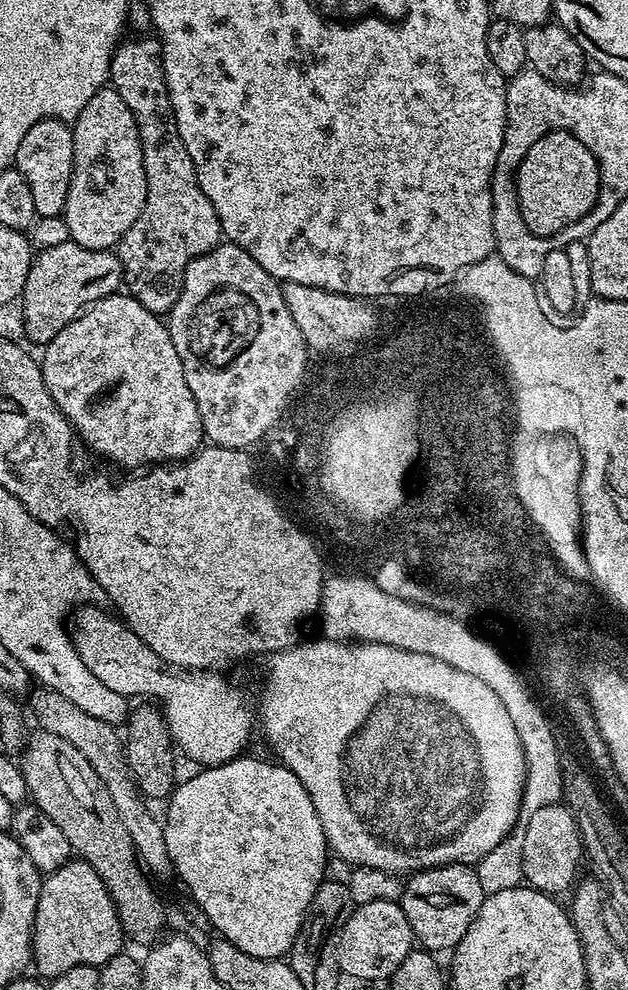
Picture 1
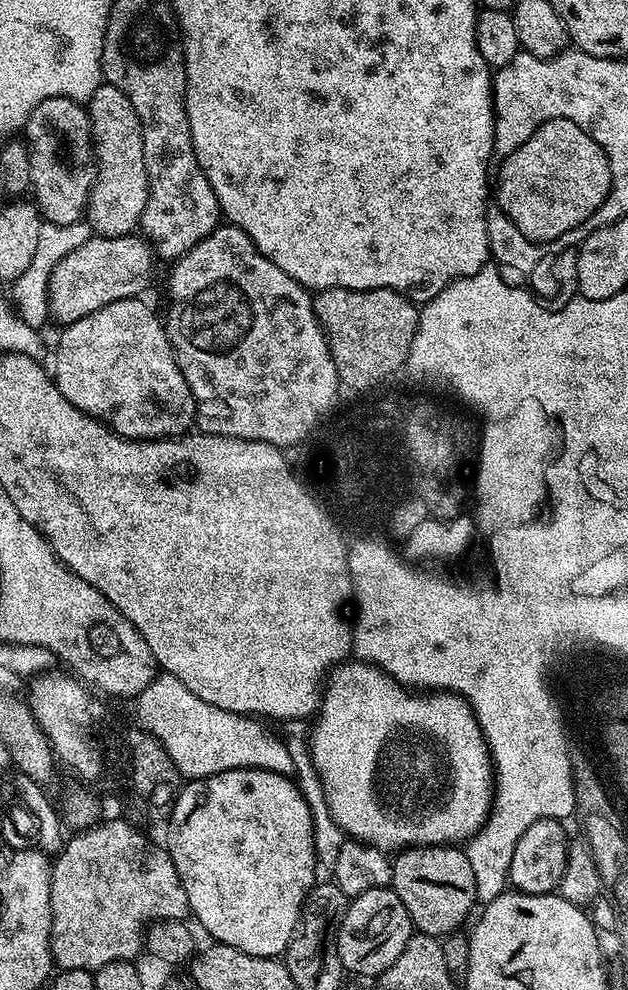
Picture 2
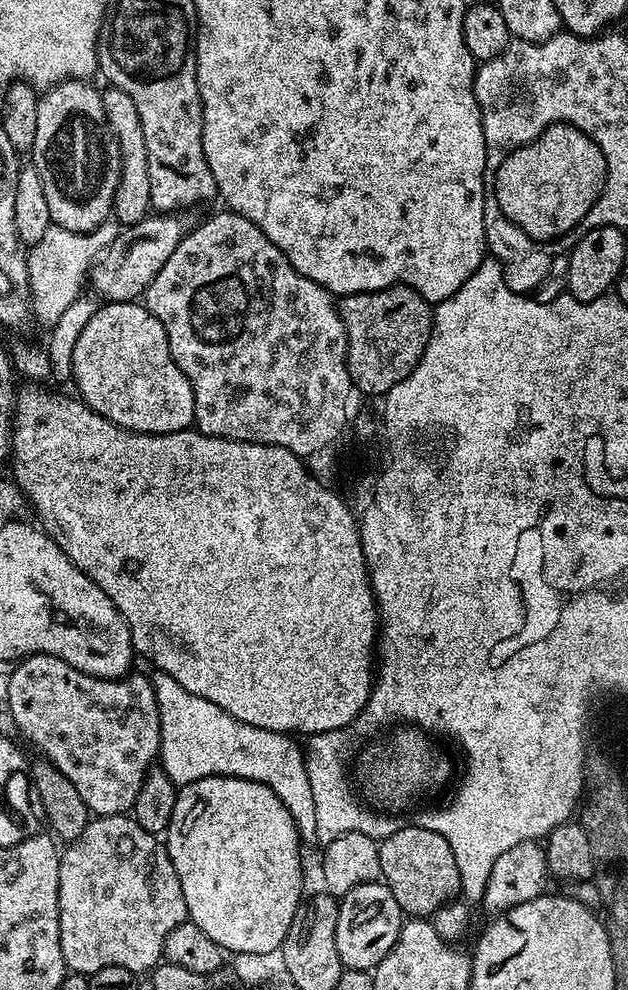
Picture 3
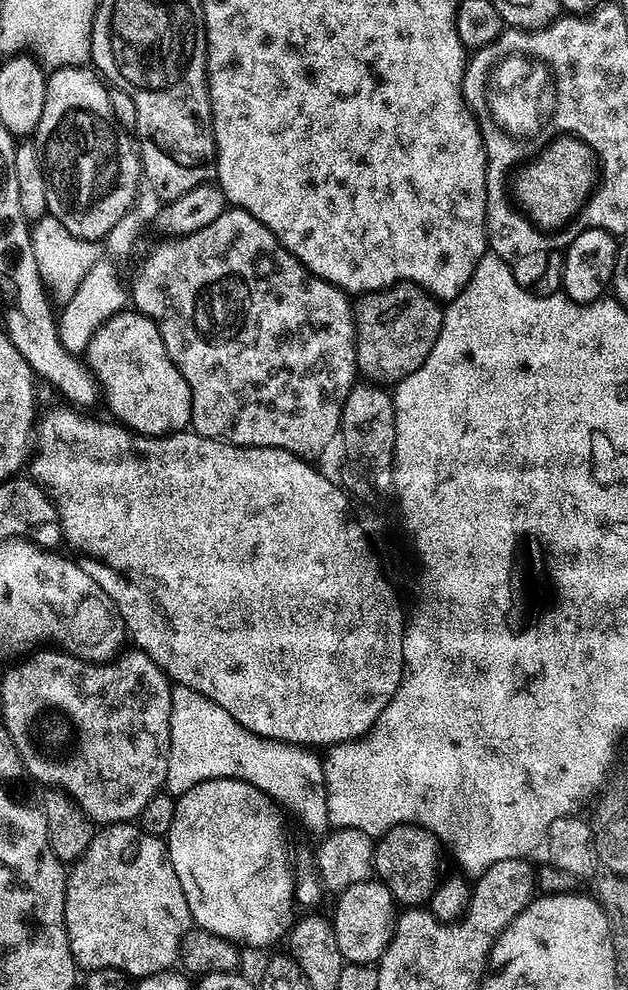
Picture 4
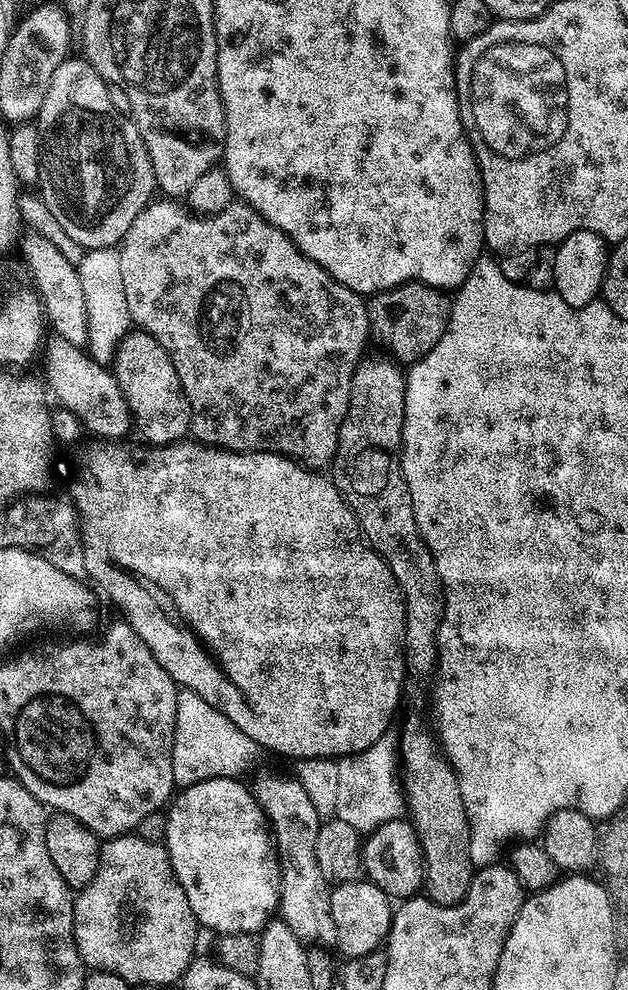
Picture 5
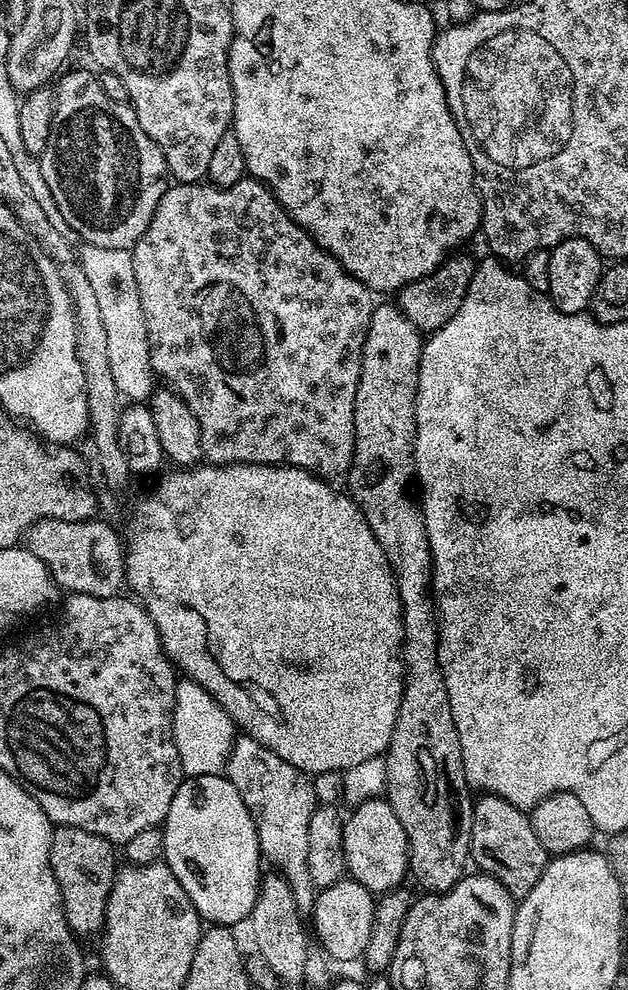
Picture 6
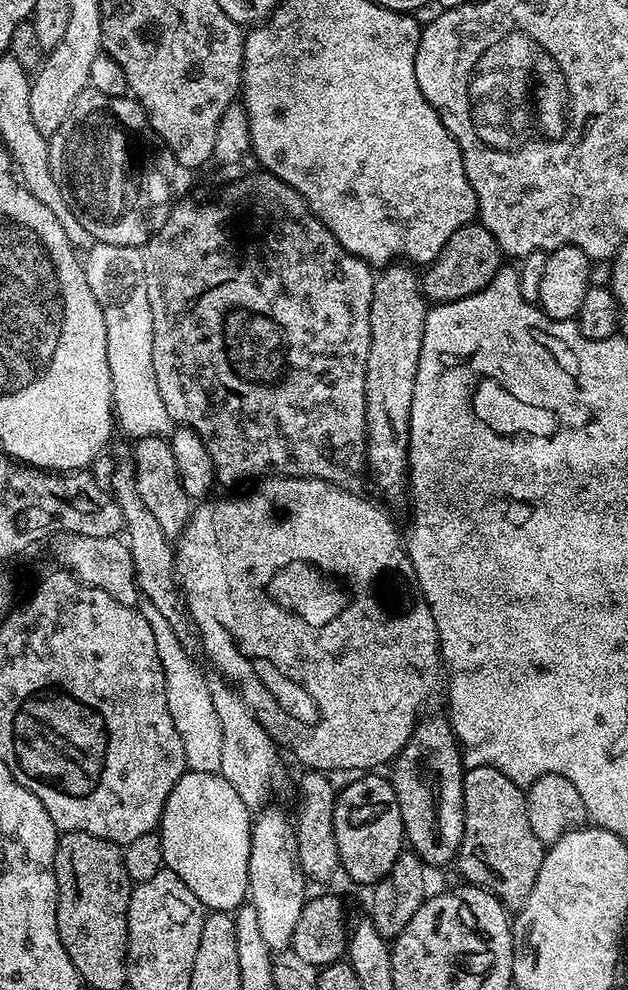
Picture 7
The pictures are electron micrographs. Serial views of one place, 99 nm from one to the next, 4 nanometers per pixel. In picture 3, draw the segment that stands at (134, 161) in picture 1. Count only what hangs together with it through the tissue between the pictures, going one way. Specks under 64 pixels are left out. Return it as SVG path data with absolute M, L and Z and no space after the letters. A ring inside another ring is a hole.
M111 86L105 89L102 92L104 118L107 127L112 127L112 132L116 135L116 144L120 147L120 181L114 184L112 206L115 219L121 225L131 226L145 219L152 208L146 138L142 134L142 118L138 118L138 106L134 106L134 98L130 98L130 94Z

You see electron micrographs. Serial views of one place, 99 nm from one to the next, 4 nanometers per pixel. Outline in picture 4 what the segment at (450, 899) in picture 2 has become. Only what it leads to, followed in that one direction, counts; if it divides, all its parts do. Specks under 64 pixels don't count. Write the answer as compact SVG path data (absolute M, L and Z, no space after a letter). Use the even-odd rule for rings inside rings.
M416 822L389 828L375 841L372 849L372 867L380 883L385 884L390 890L397 905L420 906L431 896L438 884L436 843L438 843L437 837L427 828L421 828Z

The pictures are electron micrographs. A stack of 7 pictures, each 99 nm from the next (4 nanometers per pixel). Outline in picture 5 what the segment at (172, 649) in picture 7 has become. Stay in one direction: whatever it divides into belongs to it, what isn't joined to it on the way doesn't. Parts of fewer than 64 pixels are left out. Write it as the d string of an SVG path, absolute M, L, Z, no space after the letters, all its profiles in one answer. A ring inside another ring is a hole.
M187 690L177 691L176 721L174 722L174 742L172 761L174 762L174 782L180 788L206 782L214 778L240 778L252 759L258 755L254 741L246 738L222 710L210 706L206 698Z

